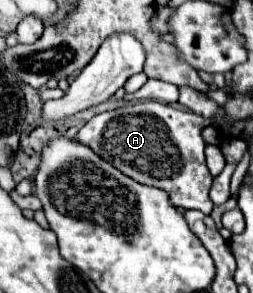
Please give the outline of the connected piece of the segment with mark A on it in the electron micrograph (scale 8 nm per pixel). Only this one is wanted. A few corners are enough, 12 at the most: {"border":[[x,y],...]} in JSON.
{"border":[[147,100],[75,140],[173,206],[211,214],[209,120]]}

